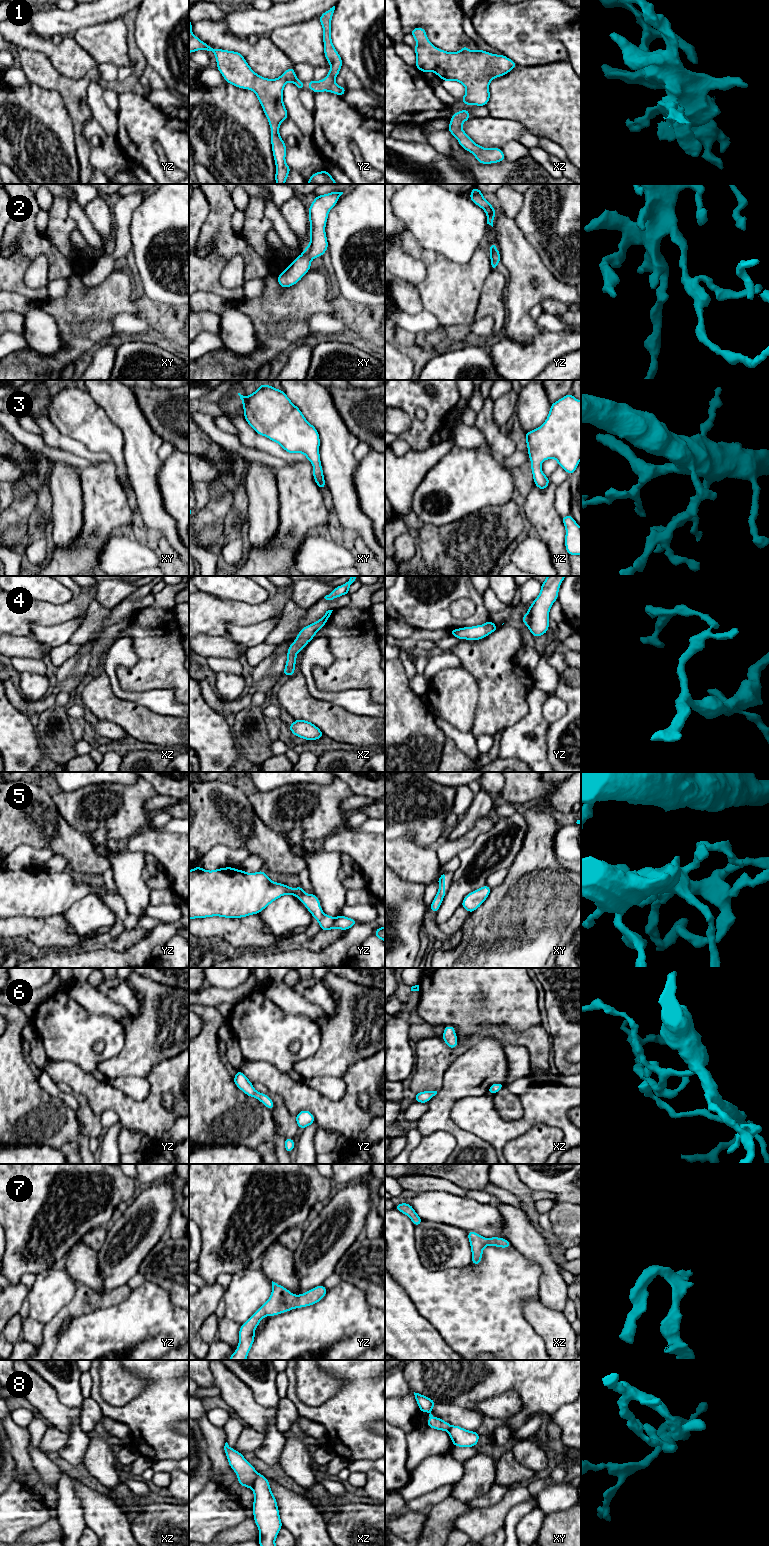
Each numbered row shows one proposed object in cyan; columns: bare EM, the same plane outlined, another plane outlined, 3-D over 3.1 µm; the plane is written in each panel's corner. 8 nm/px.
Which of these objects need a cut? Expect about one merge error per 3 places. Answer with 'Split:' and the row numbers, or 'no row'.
Split: 8

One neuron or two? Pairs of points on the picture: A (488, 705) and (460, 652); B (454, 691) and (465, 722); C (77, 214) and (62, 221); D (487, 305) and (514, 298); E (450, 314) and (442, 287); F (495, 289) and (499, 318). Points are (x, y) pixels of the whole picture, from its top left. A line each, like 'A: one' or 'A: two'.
A: one
B: one
C: two
D: two
E: one
F: one

